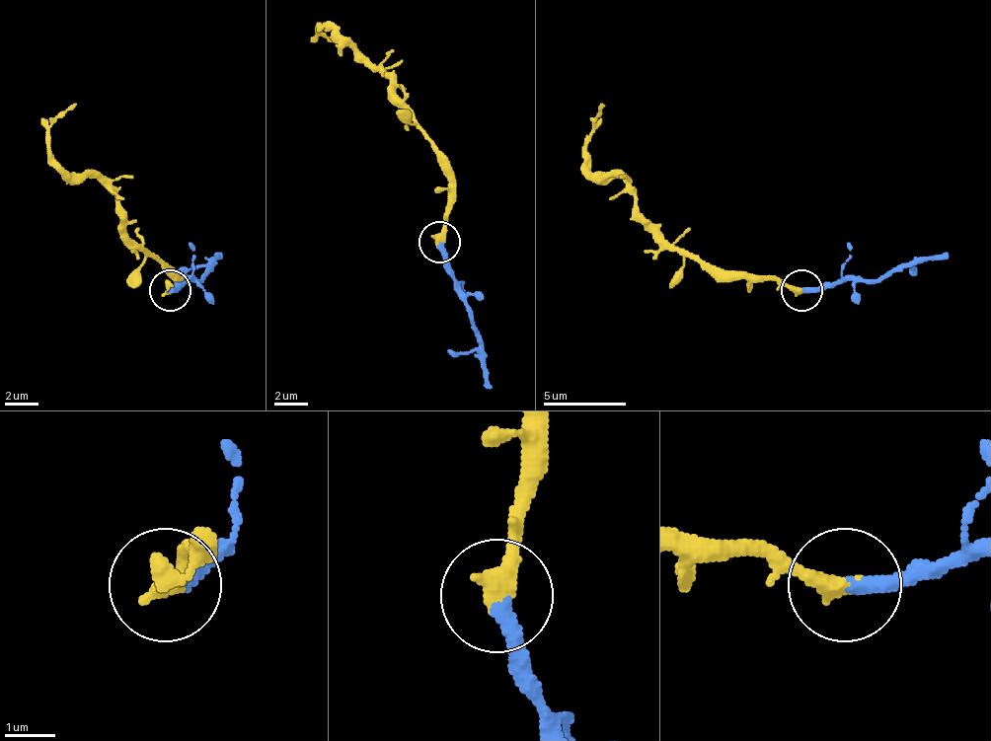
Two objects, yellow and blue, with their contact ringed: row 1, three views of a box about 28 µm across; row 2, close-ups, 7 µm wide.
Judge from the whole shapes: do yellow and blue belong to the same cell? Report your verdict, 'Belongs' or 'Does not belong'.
Belongs

